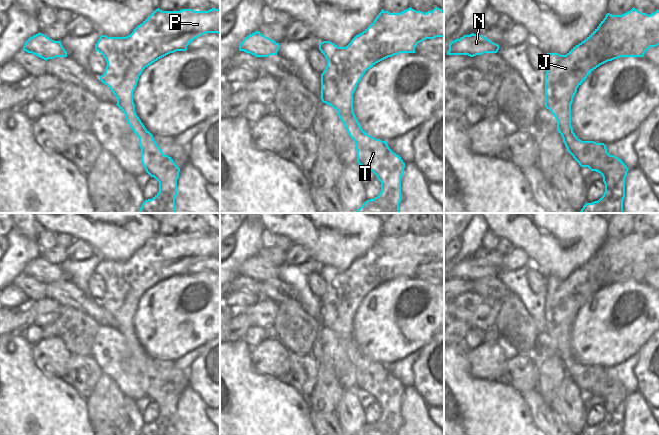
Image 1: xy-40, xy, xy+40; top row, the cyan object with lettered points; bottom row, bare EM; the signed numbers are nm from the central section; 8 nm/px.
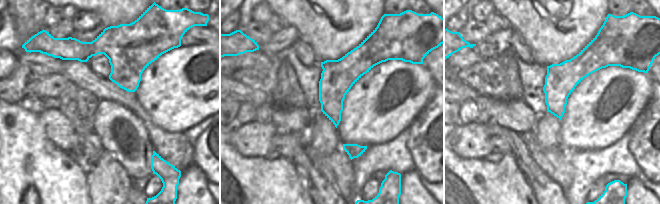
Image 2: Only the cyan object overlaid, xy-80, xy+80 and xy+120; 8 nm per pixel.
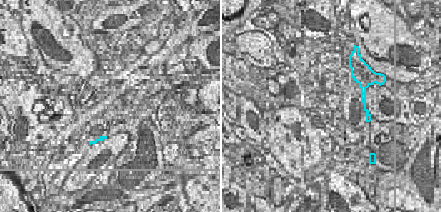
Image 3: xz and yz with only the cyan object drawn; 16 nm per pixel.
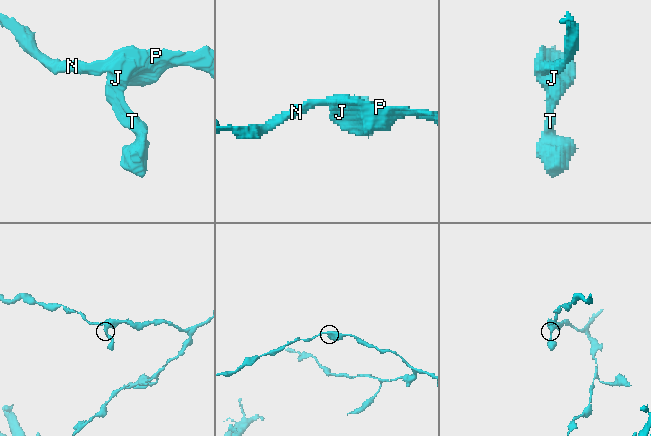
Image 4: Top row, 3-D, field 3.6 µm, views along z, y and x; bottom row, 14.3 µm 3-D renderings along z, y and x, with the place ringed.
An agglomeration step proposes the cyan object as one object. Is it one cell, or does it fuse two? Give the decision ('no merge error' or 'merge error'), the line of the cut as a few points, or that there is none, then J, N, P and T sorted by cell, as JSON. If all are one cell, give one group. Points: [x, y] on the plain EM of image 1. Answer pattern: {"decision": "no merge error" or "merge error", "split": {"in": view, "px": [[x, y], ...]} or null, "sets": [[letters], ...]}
{"decision": "no merge error", "split": null, "sets": [["J", "N", "P", "T"]]}

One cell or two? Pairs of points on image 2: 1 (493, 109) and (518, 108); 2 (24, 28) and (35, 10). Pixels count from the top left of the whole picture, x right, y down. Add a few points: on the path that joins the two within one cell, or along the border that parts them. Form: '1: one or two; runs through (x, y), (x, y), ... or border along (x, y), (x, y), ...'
1: one; runs through (499, 109), (512, 109)
2: one; runs through (27, 24), (28, 17), (31, 14)

